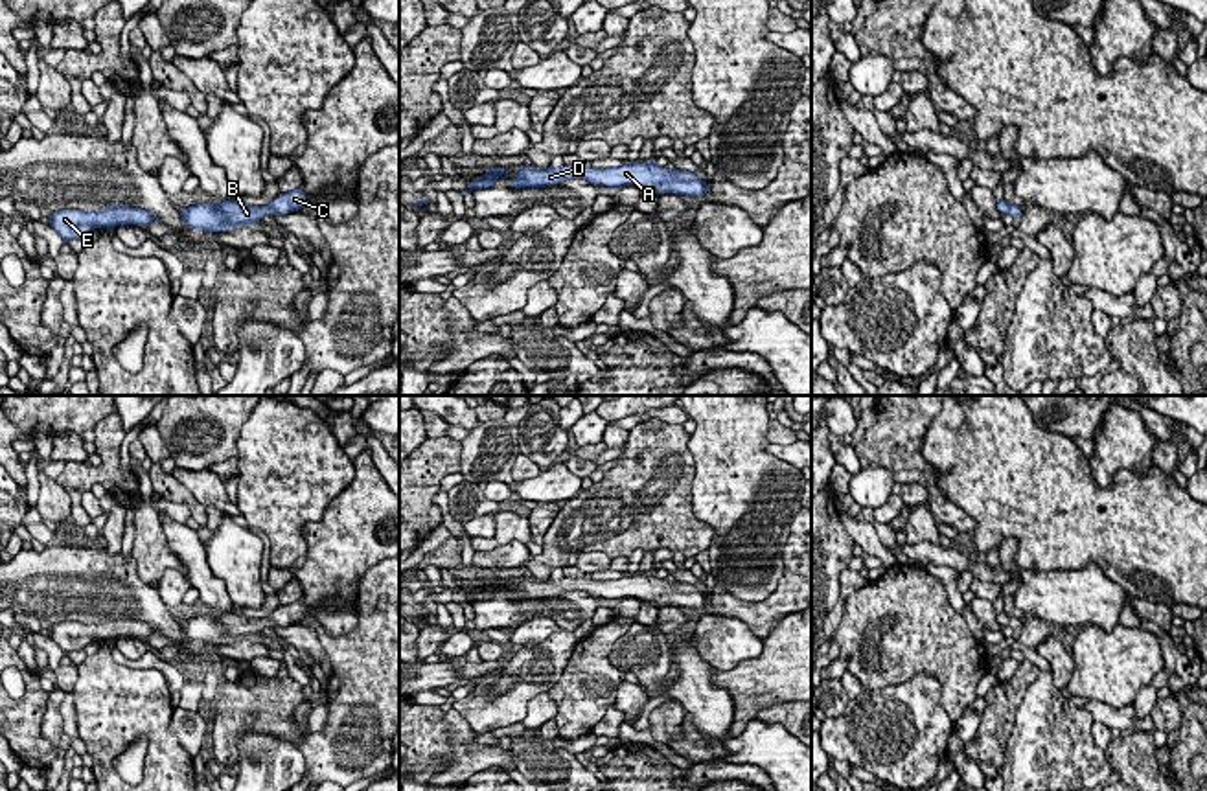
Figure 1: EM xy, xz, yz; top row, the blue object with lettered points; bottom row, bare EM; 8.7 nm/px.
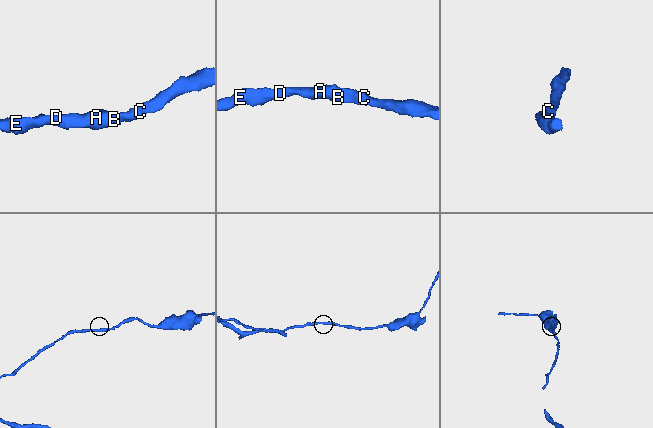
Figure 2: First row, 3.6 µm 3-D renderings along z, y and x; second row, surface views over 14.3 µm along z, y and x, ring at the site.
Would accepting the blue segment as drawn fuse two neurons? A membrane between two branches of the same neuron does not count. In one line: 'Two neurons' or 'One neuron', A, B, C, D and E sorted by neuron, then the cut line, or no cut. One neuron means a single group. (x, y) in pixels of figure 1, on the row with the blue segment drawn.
One neuron. Groups: A B C D E. No split

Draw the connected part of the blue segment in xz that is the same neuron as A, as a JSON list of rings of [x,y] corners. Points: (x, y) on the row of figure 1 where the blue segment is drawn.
[[[655,160],[649,162],[627,162],[620,167],[598,169],[587,166],[561,166],[535,169],[523,166],[515,177],[510,177],[510,188],[545,188],[563,180],[583,178],[594,186],[637,186],[659,193],[694,195],[703,197],[710,182],[697,178],[690,171],[661,167]]]

